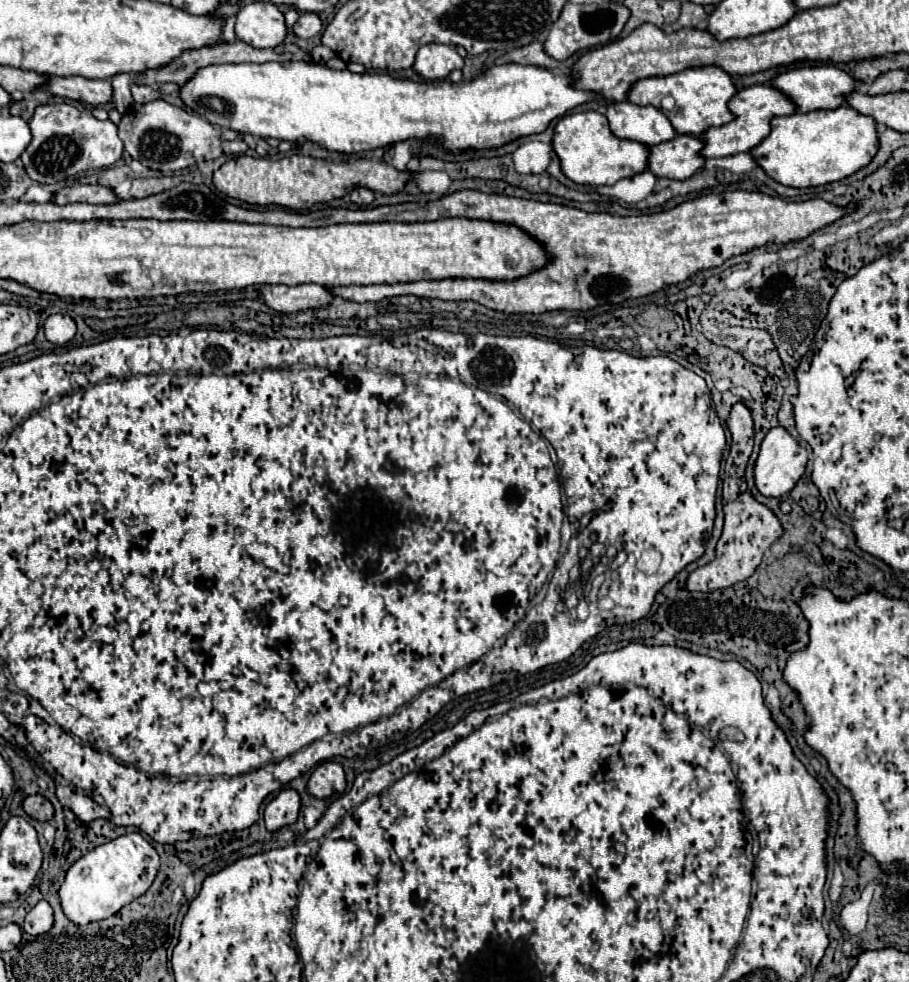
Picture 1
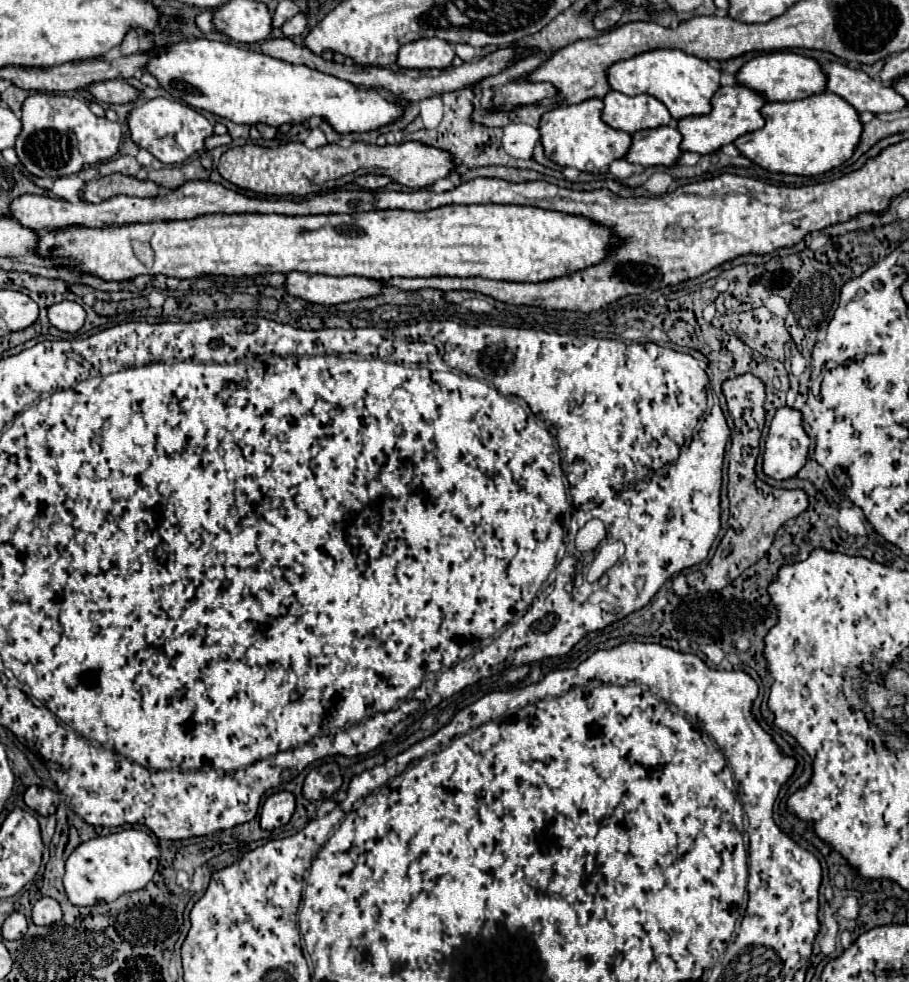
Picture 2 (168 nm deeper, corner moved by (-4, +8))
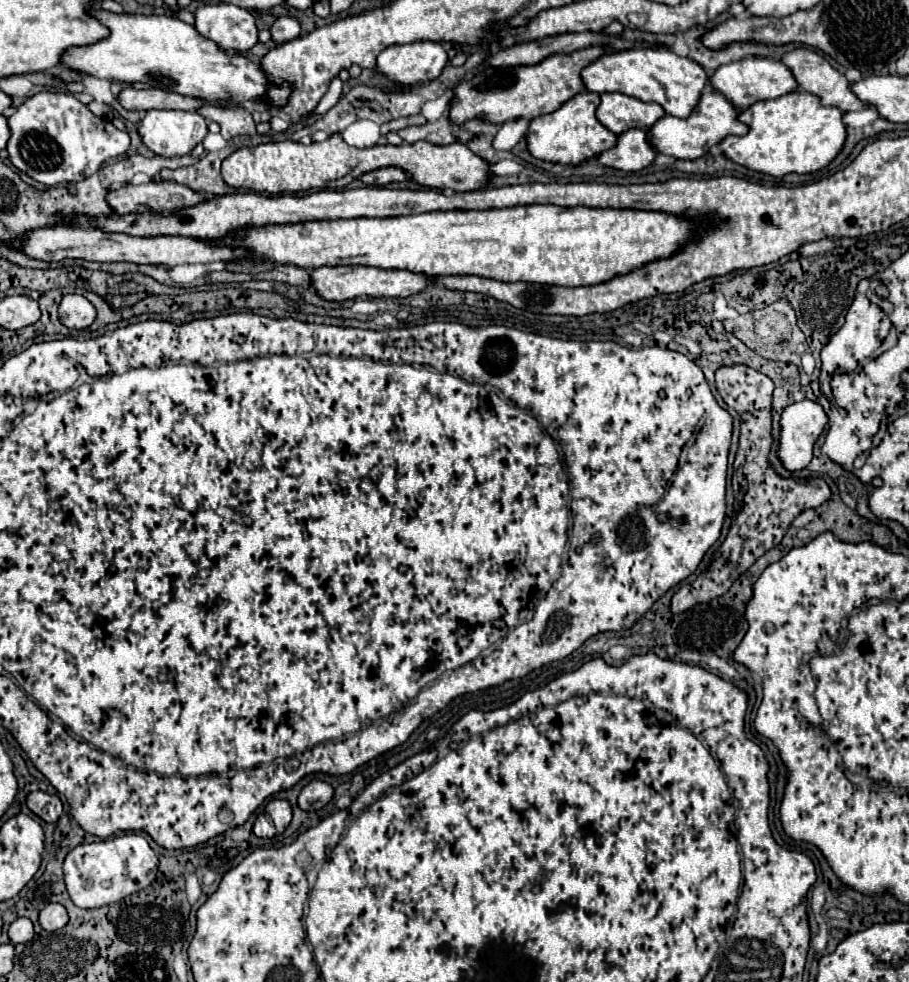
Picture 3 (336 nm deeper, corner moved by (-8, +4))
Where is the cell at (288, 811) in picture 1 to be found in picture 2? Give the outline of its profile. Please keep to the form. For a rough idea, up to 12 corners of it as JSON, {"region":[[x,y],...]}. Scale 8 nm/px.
{"region":[[289,791],[269,795],[259,815],[261,829],[287,825],[295,811]]}

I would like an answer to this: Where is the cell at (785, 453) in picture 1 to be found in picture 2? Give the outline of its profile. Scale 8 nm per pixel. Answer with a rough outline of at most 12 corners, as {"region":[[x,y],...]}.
{"region":[[797,409],[775,413],[763,455],[773,479],[795,477],[809,435]]}

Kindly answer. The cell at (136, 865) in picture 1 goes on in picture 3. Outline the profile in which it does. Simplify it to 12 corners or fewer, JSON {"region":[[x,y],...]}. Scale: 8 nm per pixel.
{"region":[[139,833],[75,847],[63,863],[81,909],[117,903],[157,877]]}

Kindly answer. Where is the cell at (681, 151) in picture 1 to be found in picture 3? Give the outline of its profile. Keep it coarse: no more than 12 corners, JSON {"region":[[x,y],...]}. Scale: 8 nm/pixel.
{"region":[[647,129],[619,135],[617,147],[601,153],[599,163],[641,171],[657,157]]}

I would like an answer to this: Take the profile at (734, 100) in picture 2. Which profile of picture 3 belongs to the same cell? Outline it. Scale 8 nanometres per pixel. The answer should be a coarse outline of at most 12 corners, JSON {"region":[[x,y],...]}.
{"region":[[705,87],[693,115],[665,115],[649,129],[659,153],[699,159],[745,135],[741,111]]}

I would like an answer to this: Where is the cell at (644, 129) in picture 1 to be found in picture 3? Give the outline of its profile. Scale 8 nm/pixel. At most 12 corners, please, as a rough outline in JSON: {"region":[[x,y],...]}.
{"region":[[603,93],[597,119],[613,133],[649,129],[665,115],[659,103]]}

